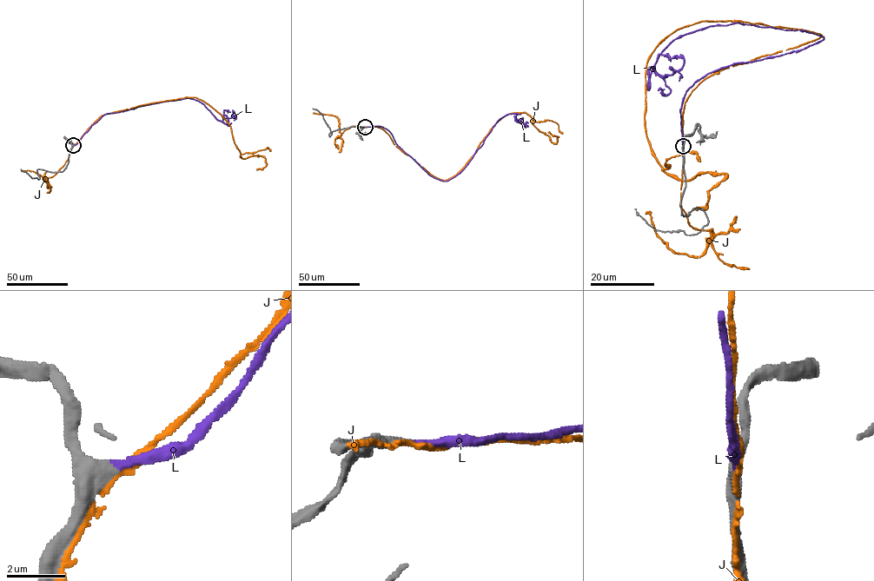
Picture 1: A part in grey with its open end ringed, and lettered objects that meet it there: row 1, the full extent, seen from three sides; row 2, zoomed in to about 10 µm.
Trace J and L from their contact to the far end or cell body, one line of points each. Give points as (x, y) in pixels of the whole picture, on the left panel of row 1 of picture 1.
J: (73, 146), (102, 115), (195, 97), (225, 119), (242, 158), (265, 158), (266, 165), (256, 169)
L: (73, 145), (103, 115), (153, 103), (195, 99), (226, 123), (228, 117), (223, 116), (230, 118), (235, 112)

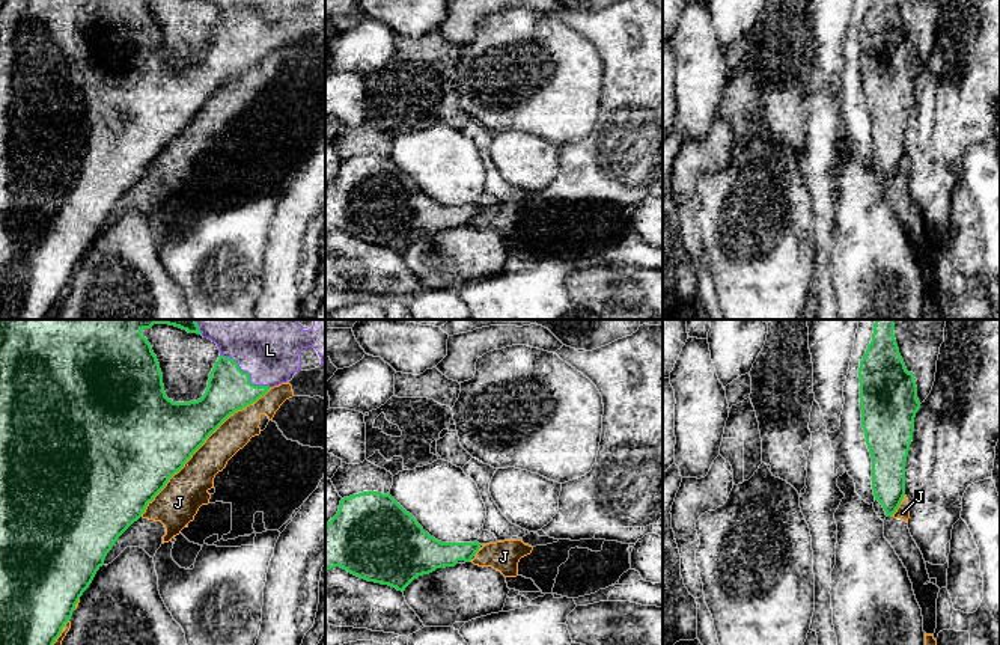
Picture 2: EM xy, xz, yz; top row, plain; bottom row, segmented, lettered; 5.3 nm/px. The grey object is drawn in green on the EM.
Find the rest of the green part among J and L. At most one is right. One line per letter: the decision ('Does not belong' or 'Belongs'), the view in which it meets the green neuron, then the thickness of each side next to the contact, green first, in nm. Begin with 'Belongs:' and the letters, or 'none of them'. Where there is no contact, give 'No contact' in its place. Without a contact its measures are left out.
Belongs: L
J: Does not belong. Touches green in xy. Thickness 400 nm (green) against 200 nm
L: Belongs. Touches green in xy. Thickness 240 nm (green) against 440 nm

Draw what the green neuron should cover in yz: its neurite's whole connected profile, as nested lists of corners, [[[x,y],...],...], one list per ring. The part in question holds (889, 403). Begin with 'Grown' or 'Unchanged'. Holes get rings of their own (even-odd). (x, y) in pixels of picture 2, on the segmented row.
Unchanged. [[[877,319],[872,341],[860,360],[861,426],[872,457],[872,490],[887,517],[892,517],[905,496],[905,461],[920,408],[914,374],[908,372],[893,335],[896,319]]]

